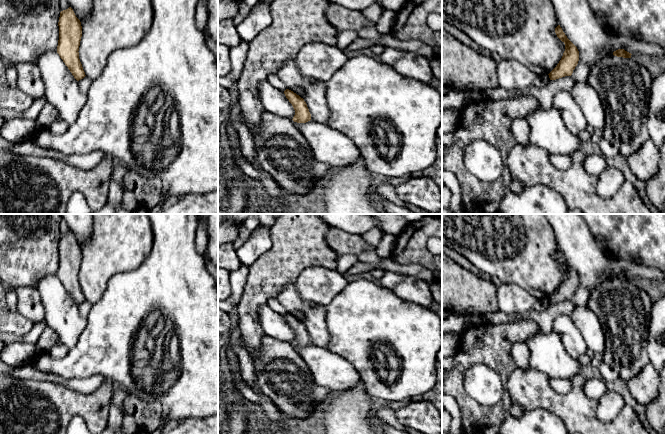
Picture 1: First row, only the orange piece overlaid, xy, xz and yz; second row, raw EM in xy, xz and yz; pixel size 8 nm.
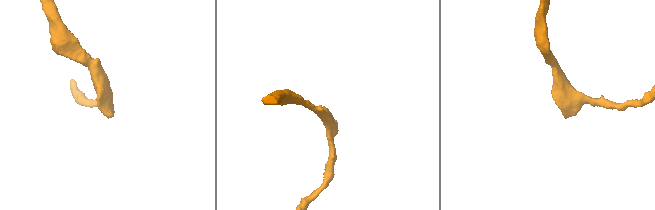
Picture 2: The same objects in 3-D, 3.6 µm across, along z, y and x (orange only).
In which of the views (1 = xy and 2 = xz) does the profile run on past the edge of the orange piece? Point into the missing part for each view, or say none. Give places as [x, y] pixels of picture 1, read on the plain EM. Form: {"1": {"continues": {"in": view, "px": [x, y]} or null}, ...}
{"1": {"continues": null}, "2": {"continues": null}}

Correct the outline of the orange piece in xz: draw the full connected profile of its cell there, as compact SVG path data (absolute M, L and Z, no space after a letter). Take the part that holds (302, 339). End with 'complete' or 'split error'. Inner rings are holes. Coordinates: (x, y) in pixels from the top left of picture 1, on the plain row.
M286 313L284 318L295 334L295 339L292 344L297 347L310 345L311 338L304 323L289 313Z; complete

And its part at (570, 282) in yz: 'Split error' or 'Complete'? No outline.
Complete

